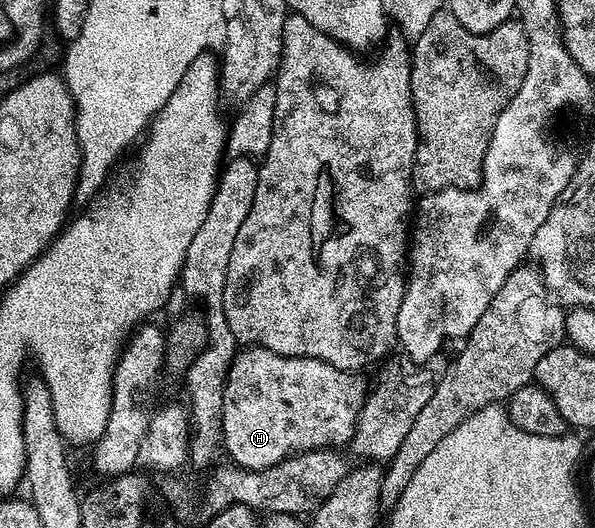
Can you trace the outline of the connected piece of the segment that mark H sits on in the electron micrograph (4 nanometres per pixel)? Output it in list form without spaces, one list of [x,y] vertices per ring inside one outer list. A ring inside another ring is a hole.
[[[246,346],[238,350],[233,364],[229,370],[229,376],[223,389],[223,405],[221,406],[221,441],[223,451],[230,455],[232,462],[238,467],[245,468],[246,471],[262,471],[268,467],[274,467],[288,459],[290,455],[300,455],[303,451],[320,451],[322,449],[341,449],[352,444],[353,435],[357,431],[357,419],[365,404],[367,394],[367,383],[365,387],[364,374],[352,371],[340,371],[335,365],[331,365],[322,359],[306,359],[303,355],[280,355],[266,347]]]

